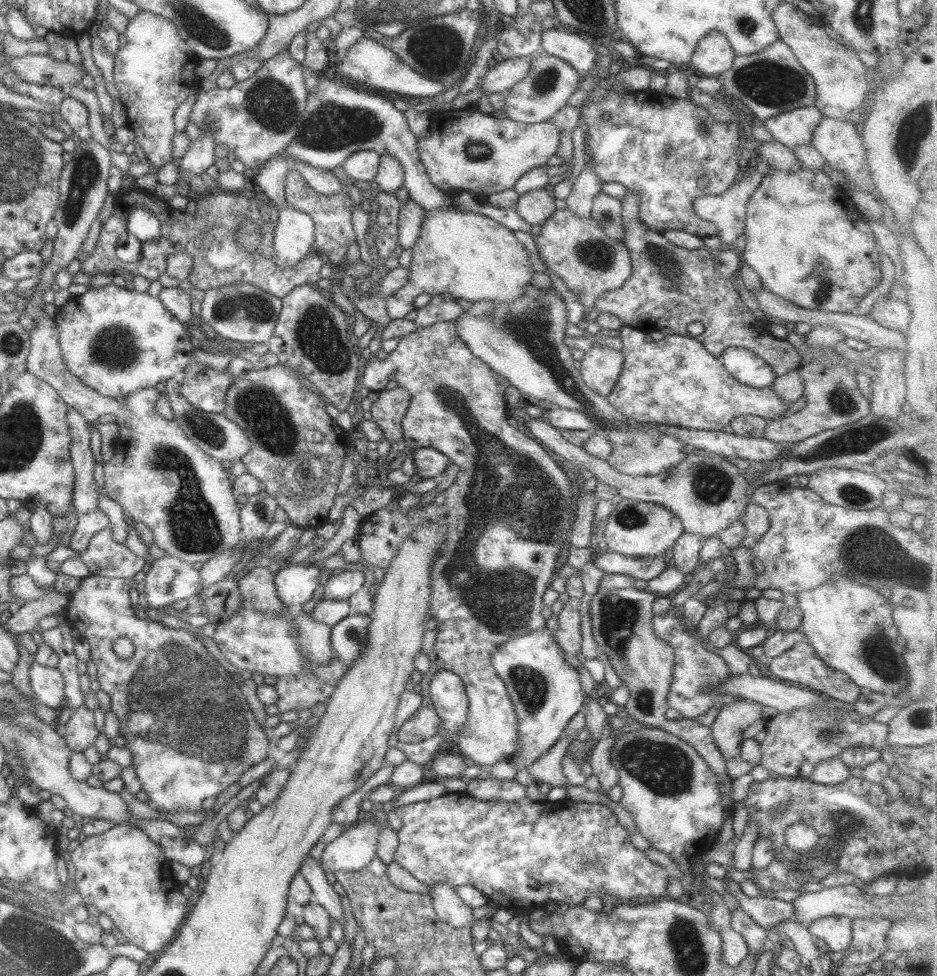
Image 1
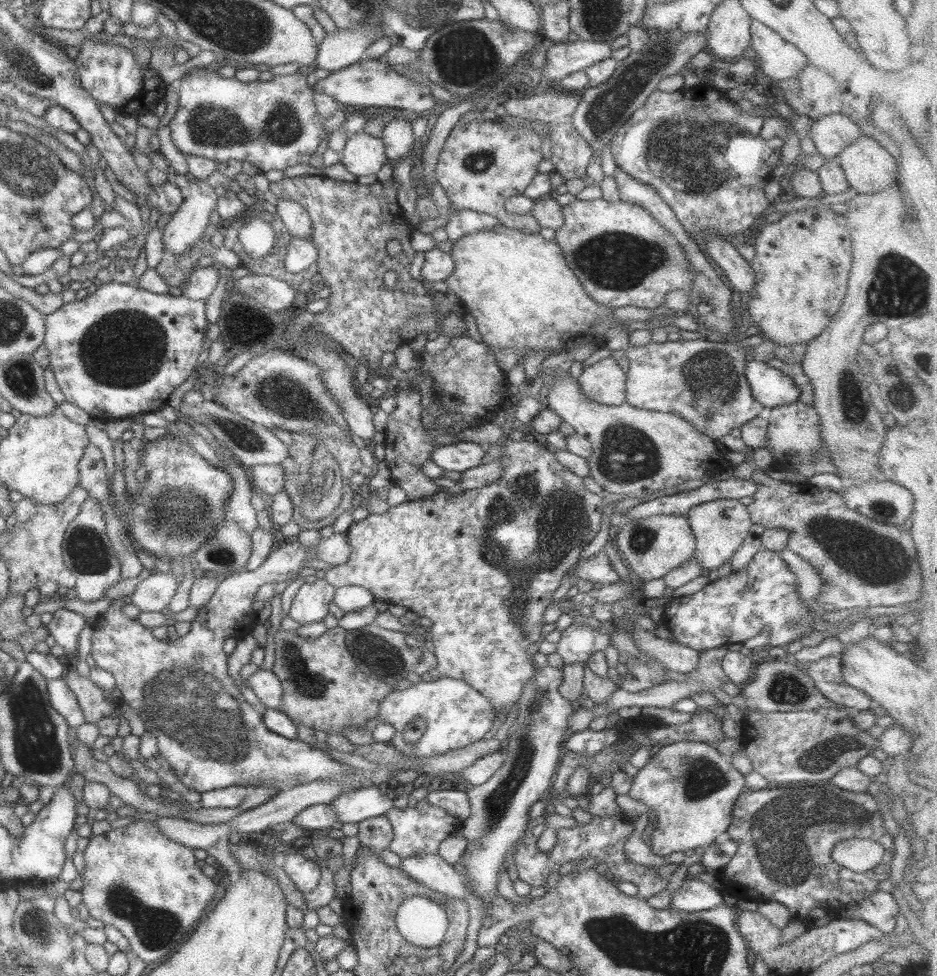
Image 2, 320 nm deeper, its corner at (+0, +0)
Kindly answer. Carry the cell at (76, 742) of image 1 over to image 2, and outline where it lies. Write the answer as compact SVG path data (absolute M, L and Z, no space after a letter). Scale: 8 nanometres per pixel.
M67 670L62 677L67 688L76 698L84 718L83 722L94 723L100 718L114 716L113 708L105 701L102 690L88 677L79 675L76 670Z

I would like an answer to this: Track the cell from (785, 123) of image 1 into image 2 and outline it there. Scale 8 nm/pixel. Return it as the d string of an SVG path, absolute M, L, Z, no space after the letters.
M824 114L813 120L807 136L813 141L816 152L825 159L835 158L843 147L855 142L861 135L857 123L844 114Z

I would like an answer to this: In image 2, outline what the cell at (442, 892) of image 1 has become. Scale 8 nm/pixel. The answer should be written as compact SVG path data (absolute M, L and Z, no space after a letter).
M436 852L402 858L398 868L415 882L451 898L462 899L467 893L463 879L453 865L445 862Z

